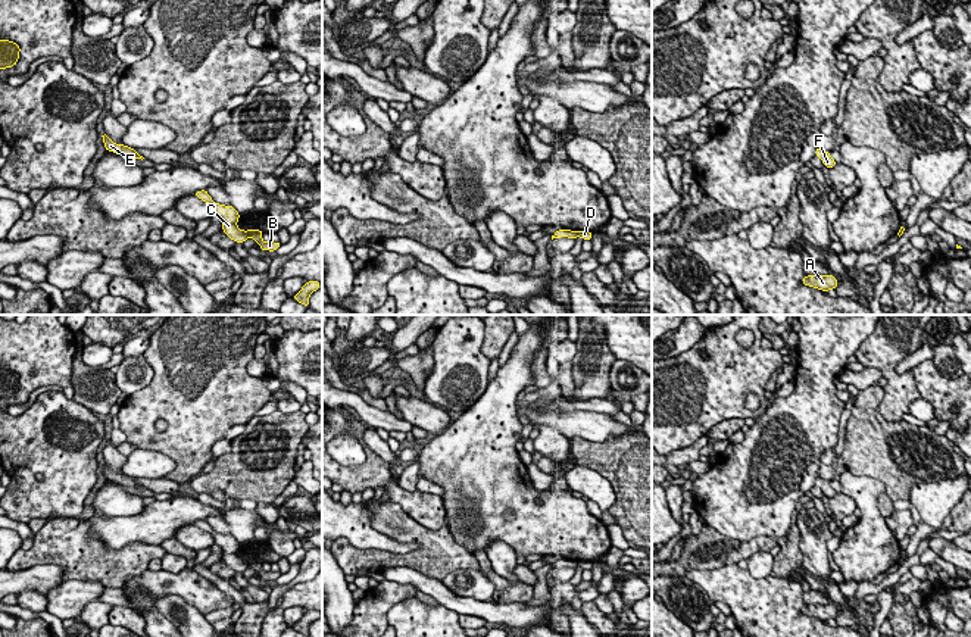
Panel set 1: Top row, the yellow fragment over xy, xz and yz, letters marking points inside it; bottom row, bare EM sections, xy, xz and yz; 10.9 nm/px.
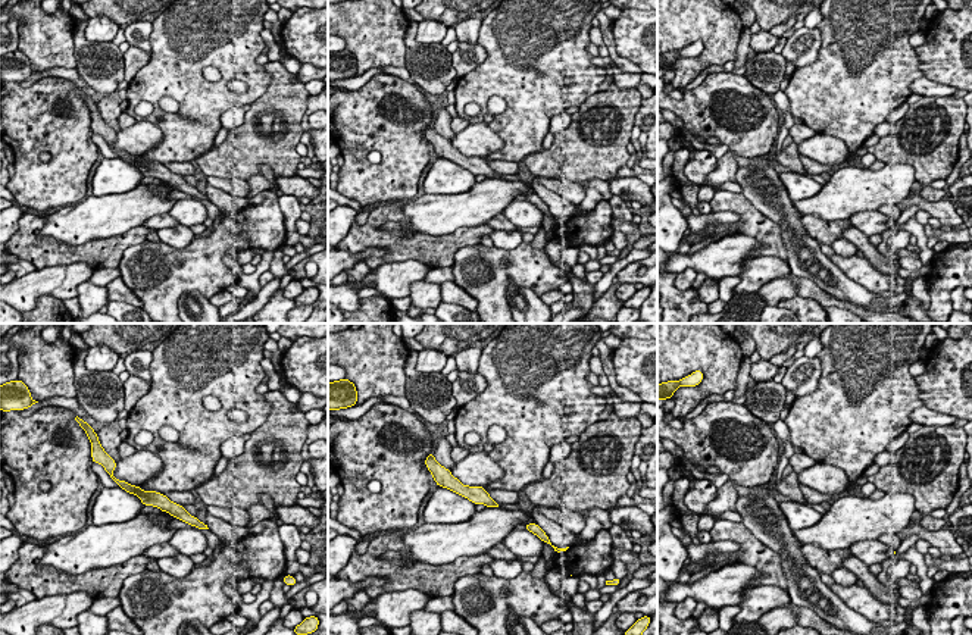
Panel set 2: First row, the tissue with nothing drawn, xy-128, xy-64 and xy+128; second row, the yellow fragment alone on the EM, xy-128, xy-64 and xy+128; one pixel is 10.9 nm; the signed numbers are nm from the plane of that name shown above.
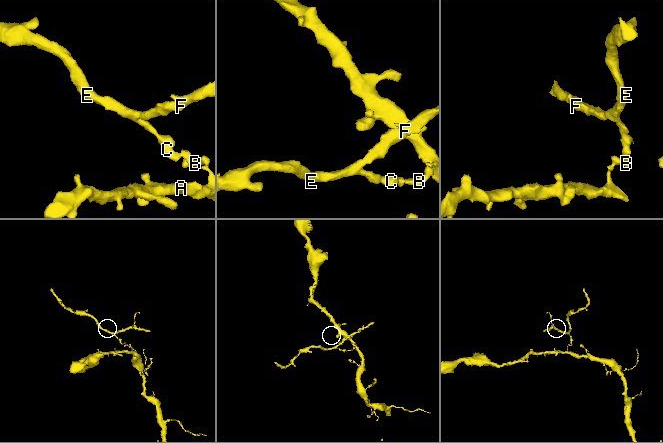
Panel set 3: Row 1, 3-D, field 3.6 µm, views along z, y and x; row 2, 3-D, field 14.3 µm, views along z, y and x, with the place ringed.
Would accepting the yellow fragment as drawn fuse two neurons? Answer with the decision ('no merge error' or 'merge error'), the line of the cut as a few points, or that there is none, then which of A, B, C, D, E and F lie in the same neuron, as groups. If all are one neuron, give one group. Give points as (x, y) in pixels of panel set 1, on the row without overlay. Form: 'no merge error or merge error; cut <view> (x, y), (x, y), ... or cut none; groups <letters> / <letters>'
merge error; cut xy (247, 561), (249, 565); groups A B D / C E F

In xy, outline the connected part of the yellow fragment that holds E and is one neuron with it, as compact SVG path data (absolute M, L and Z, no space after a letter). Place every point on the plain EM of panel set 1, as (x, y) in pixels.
M106 463L104 465L102 465L103 466L103 474L104 474L104 478L107 480L107 481L113 481L113 483L116 483L116 484L121 484L121 485L125 485L125 487L135 487L135 488L144 488L143 485L140 485L138 483L137 483L137 480L135 478L131 478L131 477L128 477L128 475L125 475L125 474L116 474L116 472L113 472Z

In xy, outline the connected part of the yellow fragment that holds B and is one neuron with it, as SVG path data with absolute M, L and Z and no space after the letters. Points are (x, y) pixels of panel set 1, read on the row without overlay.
M250 558L249 559L249 566L252 566L257 574L259 574L259 577L263 580L263 581L266 581L266 580L269 580L269 581L275 581L278 577L281 577L281 572L280 571L277 571L277 572L274 572L274 571L268 571L268 572L265 572L263 569L262 569L262 559L255 559L255 558Z

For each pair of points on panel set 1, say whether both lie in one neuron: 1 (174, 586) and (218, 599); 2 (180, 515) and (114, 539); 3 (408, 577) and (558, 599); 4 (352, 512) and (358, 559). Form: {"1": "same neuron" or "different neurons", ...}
{"1": "same neuron", "2": "same neuron", "3": "different neurons", "4": "different neurons"}

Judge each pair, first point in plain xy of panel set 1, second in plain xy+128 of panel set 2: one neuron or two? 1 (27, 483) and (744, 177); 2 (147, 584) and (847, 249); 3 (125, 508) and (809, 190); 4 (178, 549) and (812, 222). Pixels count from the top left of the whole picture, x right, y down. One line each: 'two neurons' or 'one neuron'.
1: two neurons
2: two neurons
3: one neuron
4: two neurons

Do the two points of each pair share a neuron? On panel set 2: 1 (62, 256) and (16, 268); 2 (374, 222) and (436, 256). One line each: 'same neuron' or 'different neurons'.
1: different neurons
2: same neuron

